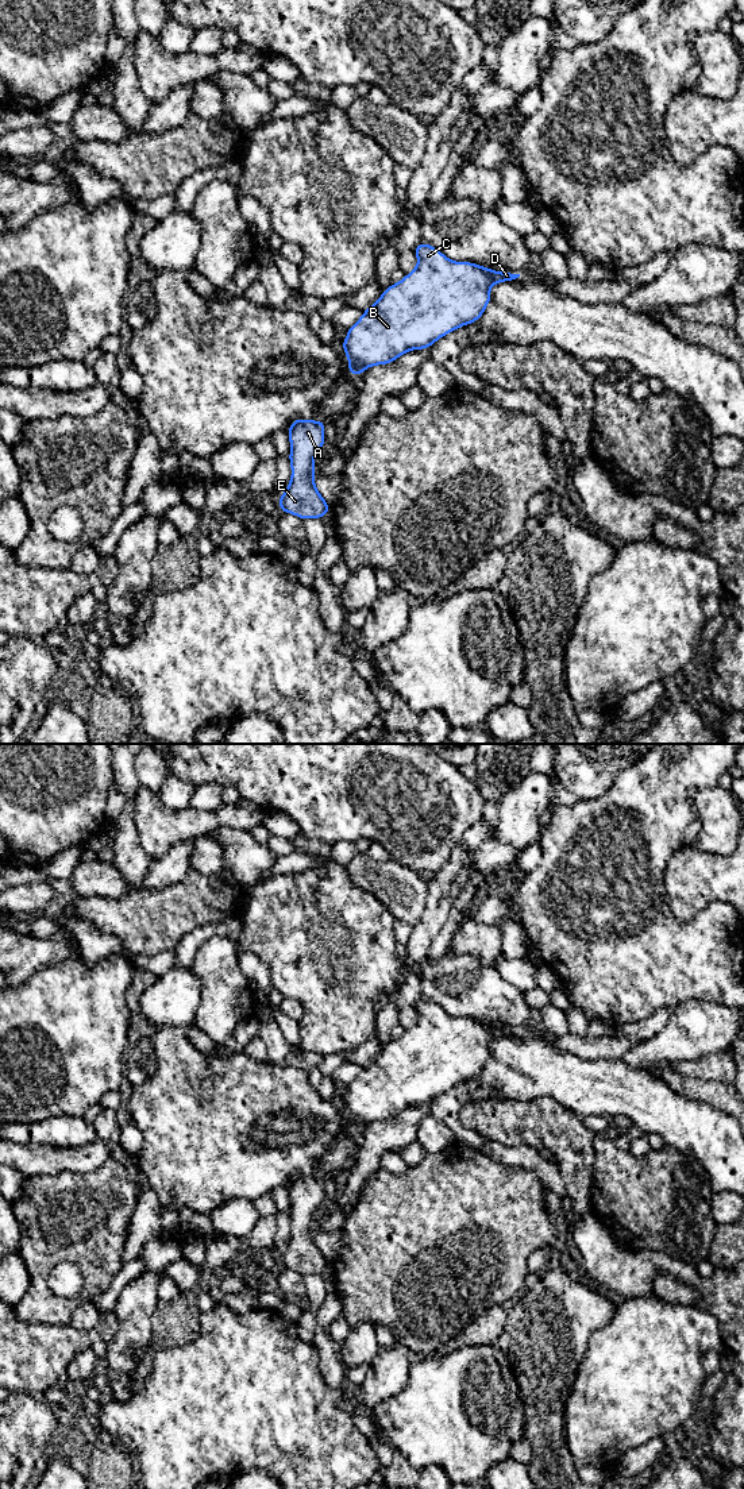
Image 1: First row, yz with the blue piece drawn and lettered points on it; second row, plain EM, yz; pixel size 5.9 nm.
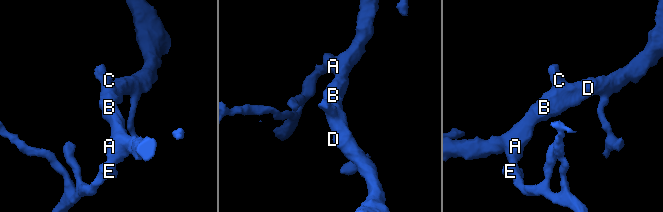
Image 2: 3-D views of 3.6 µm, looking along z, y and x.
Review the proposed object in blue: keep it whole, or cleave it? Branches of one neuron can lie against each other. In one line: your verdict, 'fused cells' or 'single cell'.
single cell

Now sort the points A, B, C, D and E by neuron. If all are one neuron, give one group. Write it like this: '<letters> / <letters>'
A B C D E

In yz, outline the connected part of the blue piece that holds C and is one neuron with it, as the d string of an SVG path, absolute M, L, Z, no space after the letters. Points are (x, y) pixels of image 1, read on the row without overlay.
M423 998L413 1007L419 1015L417 1023L381 1049L379 1056L347 1085L340 1102L348 1114L350 1131L359 1133L370 1122L389 1120L410 1106L429 1104L451 1087L477 1077L491 1057L489 1044L520 1033L470 1018L452 1018Z

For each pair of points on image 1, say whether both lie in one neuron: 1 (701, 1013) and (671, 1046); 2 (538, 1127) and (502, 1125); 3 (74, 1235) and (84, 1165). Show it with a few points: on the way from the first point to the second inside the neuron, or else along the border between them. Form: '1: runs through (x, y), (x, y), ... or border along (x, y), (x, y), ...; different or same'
1: runs through (701, 1023), (687, 1040), (682, 1040); same
2: runs through (529, 1125), (511, 1125); same
3: border along (110, 1160), (87, 1172), (61, 1171), (50, 1173); different

